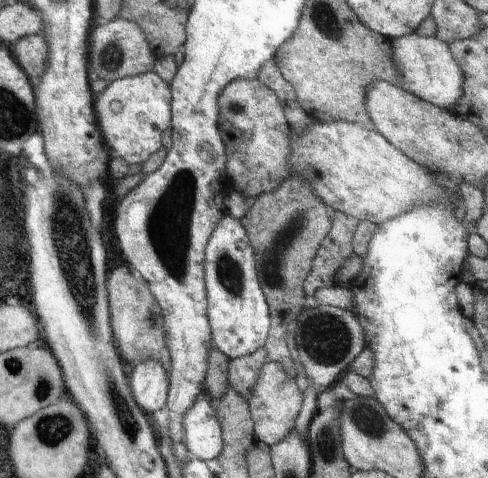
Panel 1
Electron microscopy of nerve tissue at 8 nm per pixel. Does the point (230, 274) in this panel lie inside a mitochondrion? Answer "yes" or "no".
yes

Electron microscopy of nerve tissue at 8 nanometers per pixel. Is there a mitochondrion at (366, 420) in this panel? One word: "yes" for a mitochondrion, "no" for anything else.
yes

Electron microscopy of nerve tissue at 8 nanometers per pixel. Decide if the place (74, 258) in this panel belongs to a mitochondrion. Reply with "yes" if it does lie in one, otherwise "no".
yes

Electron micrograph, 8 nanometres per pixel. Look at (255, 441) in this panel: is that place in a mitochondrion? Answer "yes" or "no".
no

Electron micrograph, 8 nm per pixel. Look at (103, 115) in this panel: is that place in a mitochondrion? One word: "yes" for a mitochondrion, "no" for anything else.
no

